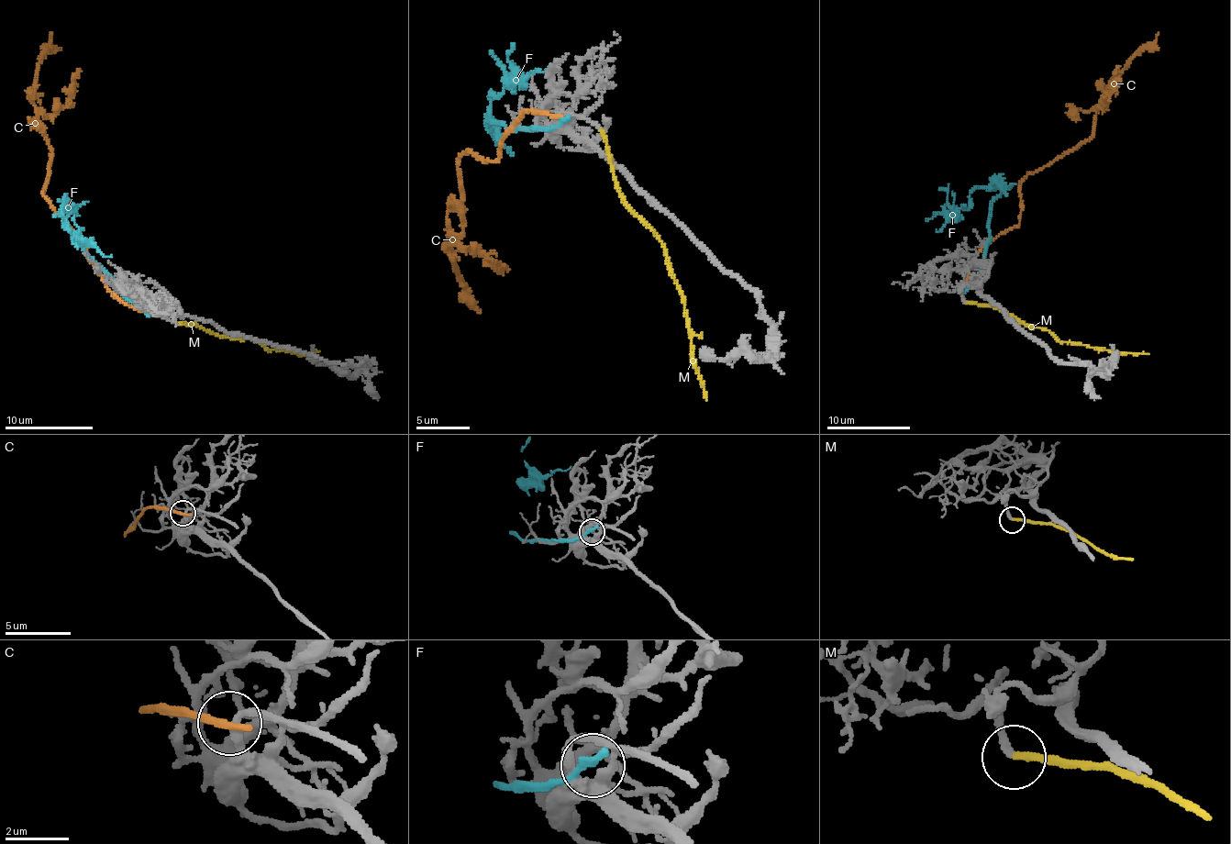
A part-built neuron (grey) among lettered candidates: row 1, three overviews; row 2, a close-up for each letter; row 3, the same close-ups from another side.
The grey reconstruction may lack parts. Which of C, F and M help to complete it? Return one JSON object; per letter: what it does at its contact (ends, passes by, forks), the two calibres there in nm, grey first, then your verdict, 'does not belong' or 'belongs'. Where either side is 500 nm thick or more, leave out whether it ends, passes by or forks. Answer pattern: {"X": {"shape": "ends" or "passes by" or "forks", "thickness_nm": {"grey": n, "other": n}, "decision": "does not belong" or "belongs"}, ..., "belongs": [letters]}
{"C": {"shape": "ends", "thickness_nm": {"grey": 240, "other": 280}, "decision": "does not belong"}, "F": {"shape": "ends", "thickness_nm": {"grey": 280, "other": 280}, "decision": "does not belong"}, "M": {"shape": "ends", "thickness_nm": {"grey": 130, "other": 200}, "decision": "belongs"}, "belongs": ["M"]}

